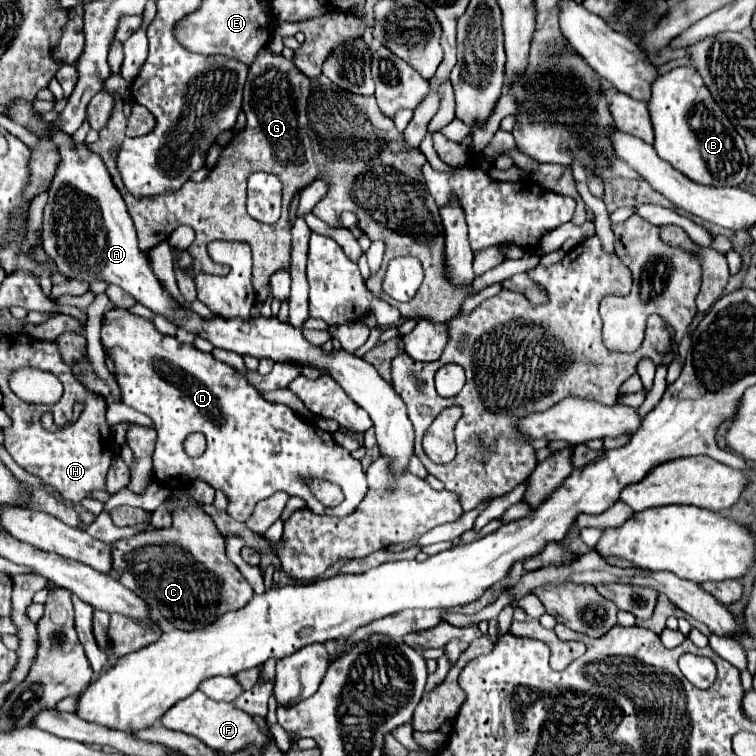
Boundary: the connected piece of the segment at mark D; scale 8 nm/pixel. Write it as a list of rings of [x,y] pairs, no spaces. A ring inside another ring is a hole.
[[[112,309],[106,313],[106,323],[102,325],[102,345],[108,347],[114,363],[116,377],[122,389],[122,399],[128,407],[148,415],[154,421],[158,441],[154,449],[154,473],[162,485],[184,485],[184,479],[194,481],[200,479],[212,485],[216,491],[222,491],[228,497],[226,513],[236,521],[248,521],[258,501],[268,499],[276,491],[284,491],[290,497],[304,499],[306,507],[316,515],[350,515],[360,499],[364,499],[368,491],[366,473],[358,459],[354,459],[346,449],[336,445],[330,433],[316,429],[306,423],[286,405],[272,405],[262,399],[262,395],[246,381],[246,377],[238,375],[230,365],[216,361],[210,353],[202,353],[192,345],[182,345],[176,337],[166,337],[154,329],[148,319],[136,317],[126,309]],[[200,431],[206,435],[208,449],[202,457],[188,457],[184,453],[184,433]],[[304,475],[322,477],[326,481],[338,483],[344,491],[344,501],[338,507],[324,507],[316,499],[306,499],[306,485],[302,481]]]

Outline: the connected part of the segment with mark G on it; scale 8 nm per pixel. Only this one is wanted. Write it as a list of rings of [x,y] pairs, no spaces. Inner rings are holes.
[[[260,49],[244,85],[242,109],[246,113],[246,127],[222,149],[216,167],[202,183],[184,183],[180,191],[154,197],[134,197],[126,191],[118,175],[116,157],[126,137],[126,117],[122,113],[122,97],[118,93],[112,93],[112,97],[112,115],[100,129],[100,139],[88,149],[102,155],[116,189],[128,205],[142,251],[150,251],[166,241],[176,227],[190,225],[196,231],[196,239],[188,247],[192,265],[186,267],[186,273],[226,275],[230,267],[210,259],[206,251],[208,243],[218,239],[248,243],[254,259],[254,291],[264,303],[270,295],[270,277],[280,269],[290,269],[290,201],[294,193],[308,187],[312,181],[322,179],[328,183],[328,193],[314,205],[312,213],[336,227],[338,215],[342,211],[352,211],[358,217],[358,227],[370,241],[384,241],[384,263],[378,273],[366,281],[367,288],[385,300],[382,282],[389,261],[412,255],[422,261],[424,281],[412,300],[397,307],[402,317],[424,315],[430,321],[450,321],[458,315],[458,307],[468,297],[470,287],[458,291],[442,279],[442,221],[422,177],[422,163],[426,157],[420,149],[408,147],[404,135],[394,127],[394,121],[378,109],[374,97],[342,91],[342,87],[336,87],[326,77],[308,79],[306,75],[300,75],[292,61]],[[254,171],[274,173],[284,185],[282,217],[274,225],[258,223],[246,213],[246,181]]]

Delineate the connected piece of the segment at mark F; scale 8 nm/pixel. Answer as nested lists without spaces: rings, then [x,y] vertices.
[[[196,691],[194,695],[178,701],[170,711],[166,711],[166,715],[162,717],[162,725],[172,731],[182,731],[186,735],[194,735],[210,749],[226,753],[226,755],[242,751],[250,745],[264,749],[270,743],[270,735],[254,721],[252,715],[244,713],[242,709],[234,707],[232,703],[214,701],[214,699],[206,697],[202,691]]]

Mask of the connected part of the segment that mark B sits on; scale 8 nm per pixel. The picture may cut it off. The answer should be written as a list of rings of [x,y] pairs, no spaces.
[[[676,67],[660,75],[652,87],[648,111],[654,125],[654,149],[690,181],[708,187],[738,187],[748,175],[748,153],[722,109],[714,105],[702,77],[692,67]]]

